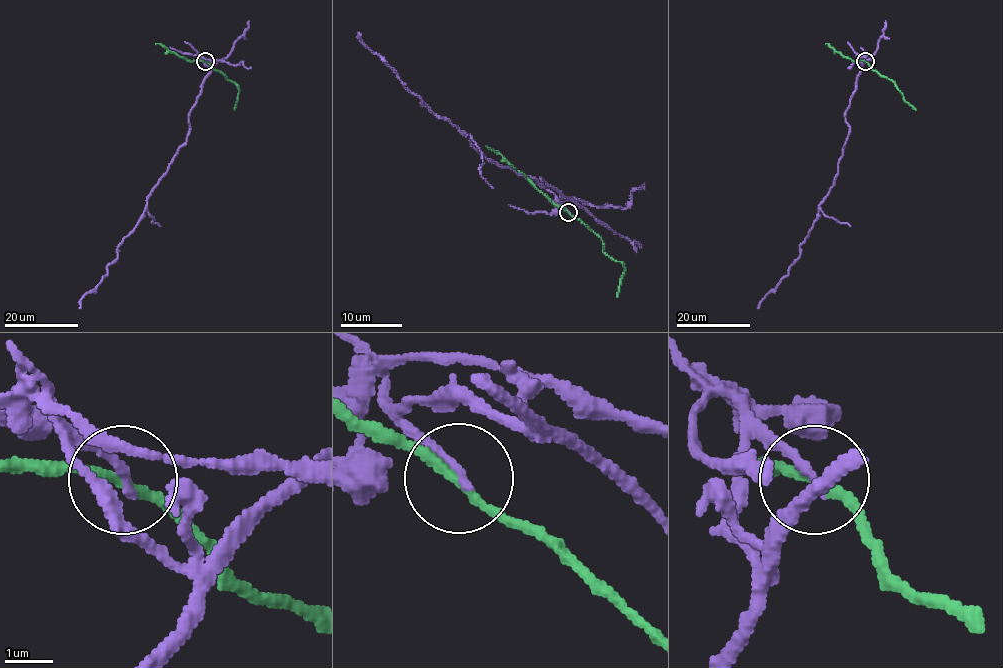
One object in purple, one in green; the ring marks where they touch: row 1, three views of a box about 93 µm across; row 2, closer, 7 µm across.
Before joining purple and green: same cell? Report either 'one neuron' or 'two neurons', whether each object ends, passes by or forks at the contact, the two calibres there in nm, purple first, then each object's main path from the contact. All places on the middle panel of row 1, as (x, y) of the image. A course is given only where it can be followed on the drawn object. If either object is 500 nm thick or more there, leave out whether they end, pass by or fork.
two neurons; purple ends there; green passes by; 200 nm thick on the purple side, 190 nm on the other; purple runs (569, 212), (562, 203), (578, 205), (542, 178), (541, 186), (490, 161), (467, 134), (421, 103), (358, 32); green runs (569, 212), (601, 238), (603, 251), (624, 266), (616, 297)

